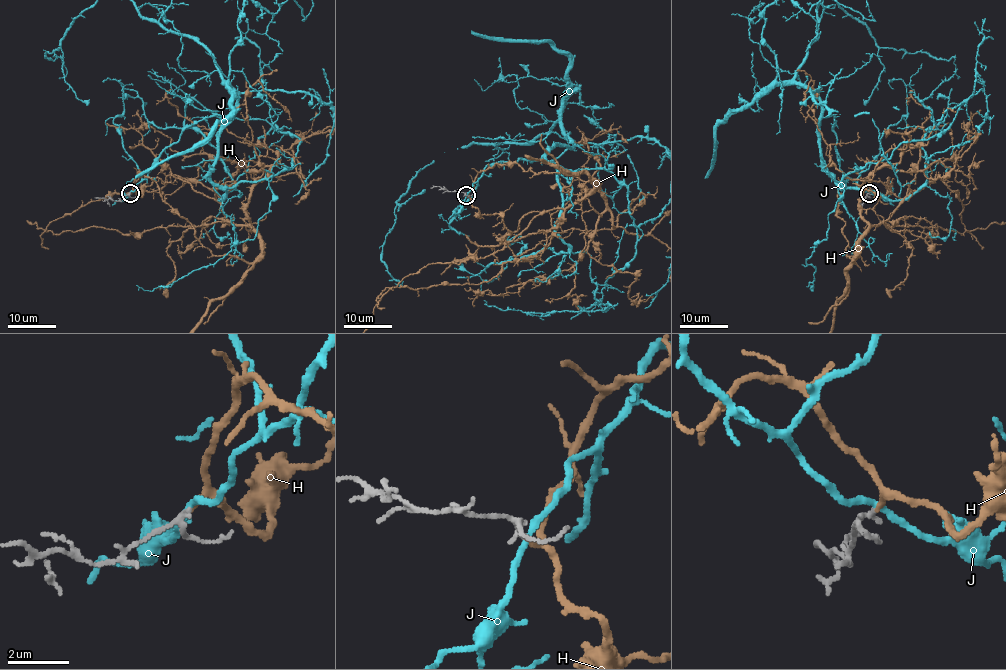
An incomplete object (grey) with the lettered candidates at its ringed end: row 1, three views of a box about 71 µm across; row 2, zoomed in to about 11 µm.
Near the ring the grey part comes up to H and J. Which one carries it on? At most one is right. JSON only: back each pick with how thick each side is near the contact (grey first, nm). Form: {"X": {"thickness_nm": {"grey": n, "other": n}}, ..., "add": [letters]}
{"H": {"thickness_nm": {"grey": 160, "other": 120}}, "add": ["H"]}

